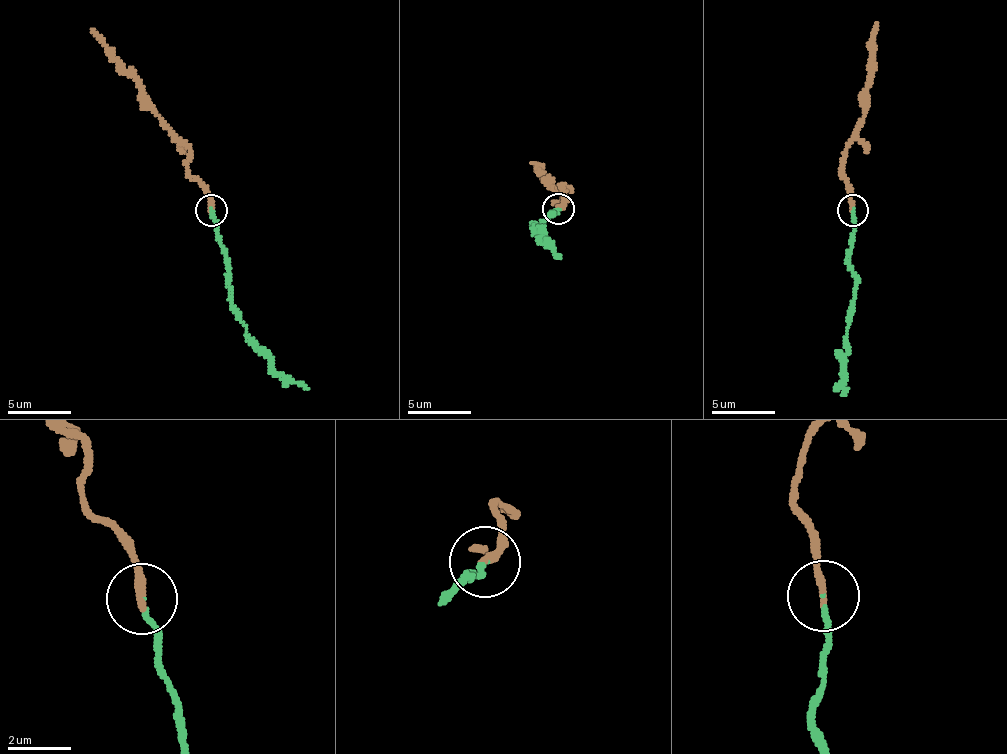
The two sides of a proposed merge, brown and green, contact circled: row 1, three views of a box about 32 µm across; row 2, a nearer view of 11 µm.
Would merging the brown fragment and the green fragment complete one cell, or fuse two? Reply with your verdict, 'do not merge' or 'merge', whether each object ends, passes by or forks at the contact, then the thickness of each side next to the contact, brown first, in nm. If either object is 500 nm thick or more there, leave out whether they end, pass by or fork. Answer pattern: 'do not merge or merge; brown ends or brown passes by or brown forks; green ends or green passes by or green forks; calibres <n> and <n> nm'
merge; brown ends; green ends; calibres 280 and 140 nm

